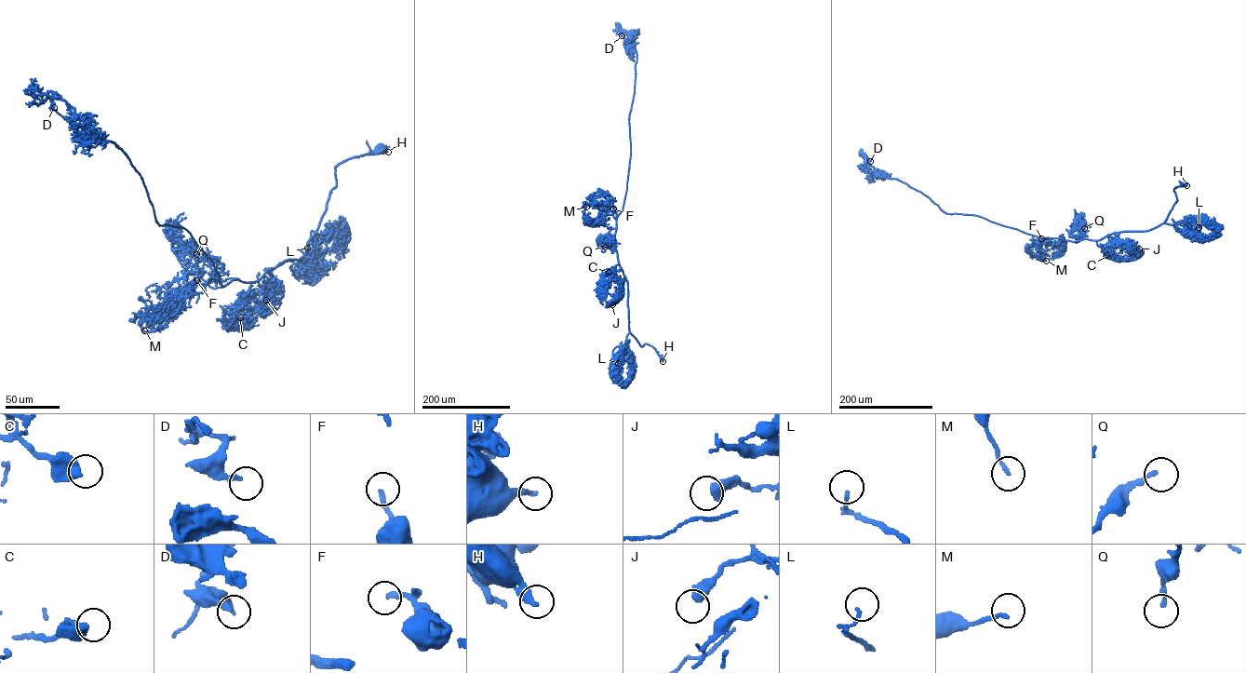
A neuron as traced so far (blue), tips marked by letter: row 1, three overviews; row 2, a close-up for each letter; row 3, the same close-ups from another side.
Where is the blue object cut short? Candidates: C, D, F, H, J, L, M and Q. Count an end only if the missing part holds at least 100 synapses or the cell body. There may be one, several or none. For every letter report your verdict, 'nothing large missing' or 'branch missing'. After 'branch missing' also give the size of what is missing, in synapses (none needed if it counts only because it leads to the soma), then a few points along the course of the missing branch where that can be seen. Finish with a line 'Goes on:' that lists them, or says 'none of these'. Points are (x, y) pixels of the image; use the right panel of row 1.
C: nothing large missing
D: nothing large missing
F: nothing large missing
H: nothing large missing
J: nothing large missing
L: nothing large missing
M: nothing large missing
Q: nothing large missing
Goes on: none of these

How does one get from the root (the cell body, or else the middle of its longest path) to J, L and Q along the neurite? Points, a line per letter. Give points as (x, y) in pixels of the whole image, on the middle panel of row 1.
J: (661, 357), (651, 346), (639, 344), (629, 330), (624, 276), (620, 288), (622, 299), (612, 304)
L: (661, 357), (651, 346), (645, 343), (641, 346), (629, 332), (622, 347), (621, 361), (623, 362), (618, 363)
Q: (661, 357), (651, 346), (639, 344), (629, 330), (627, 282), (614, 242), (597, 240), (605, 239), (605, 247)

